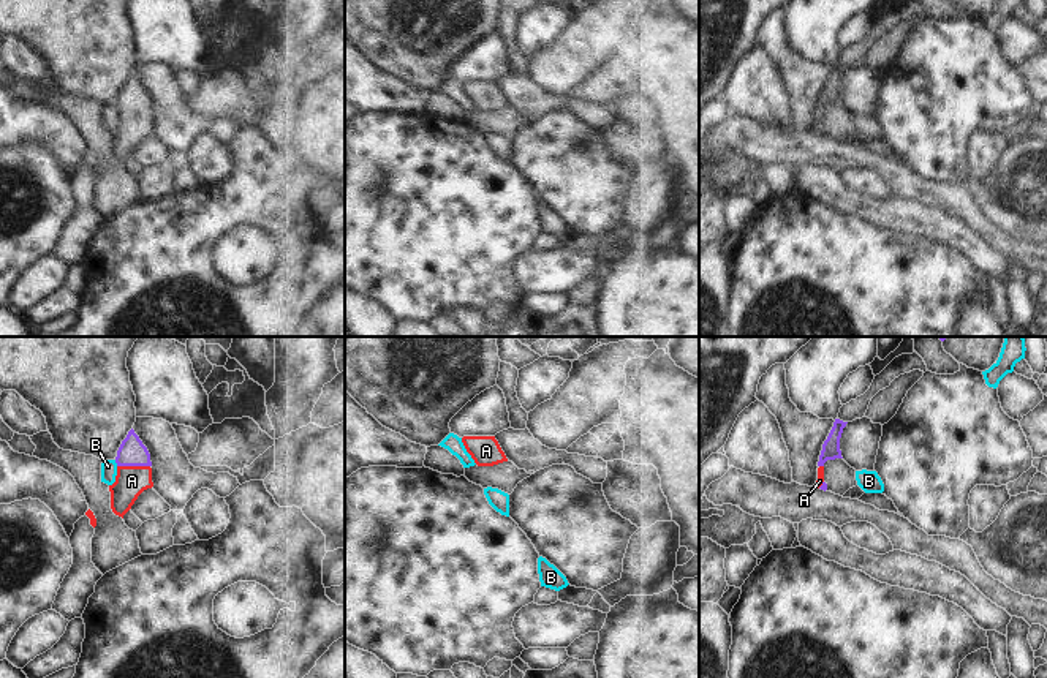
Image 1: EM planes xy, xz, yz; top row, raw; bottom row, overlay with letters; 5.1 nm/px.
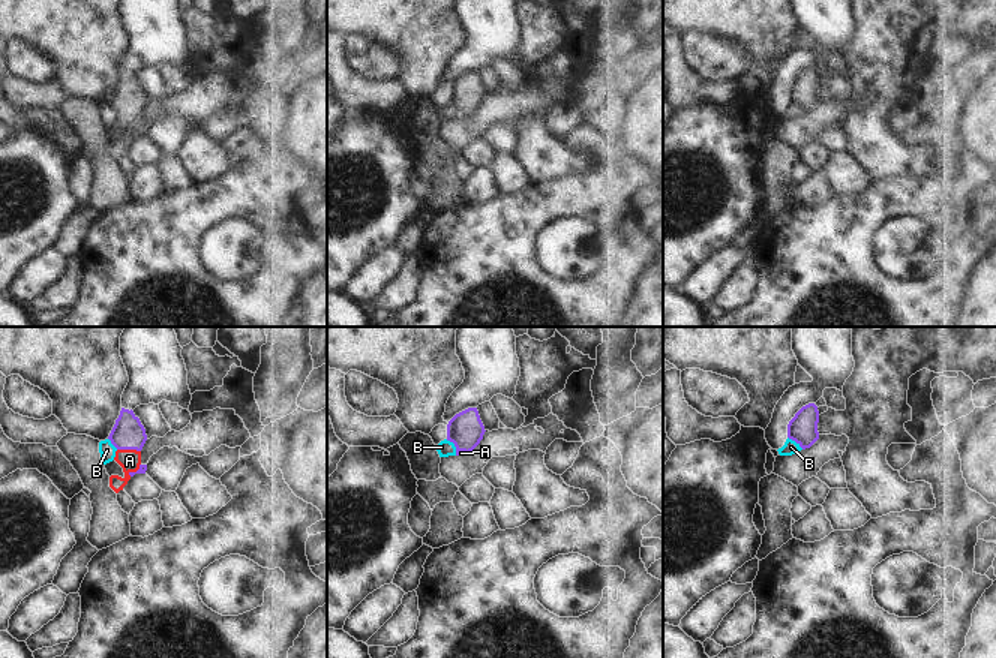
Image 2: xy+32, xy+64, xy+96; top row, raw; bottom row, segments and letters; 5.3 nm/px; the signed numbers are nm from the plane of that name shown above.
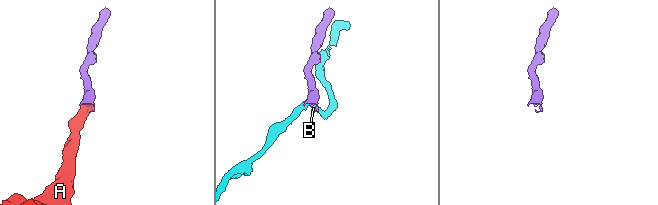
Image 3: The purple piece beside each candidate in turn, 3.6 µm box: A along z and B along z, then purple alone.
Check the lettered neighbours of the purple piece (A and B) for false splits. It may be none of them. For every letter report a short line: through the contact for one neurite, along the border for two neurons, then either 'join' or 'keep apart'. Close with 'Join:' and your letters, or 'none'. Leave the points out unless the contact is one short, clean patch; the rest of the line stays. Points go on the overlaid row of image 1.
A: line xy (132, 452), (133, 465), (132, 481); join
B: line xy (114, 460), (117, 465); keep apart
Join: A

